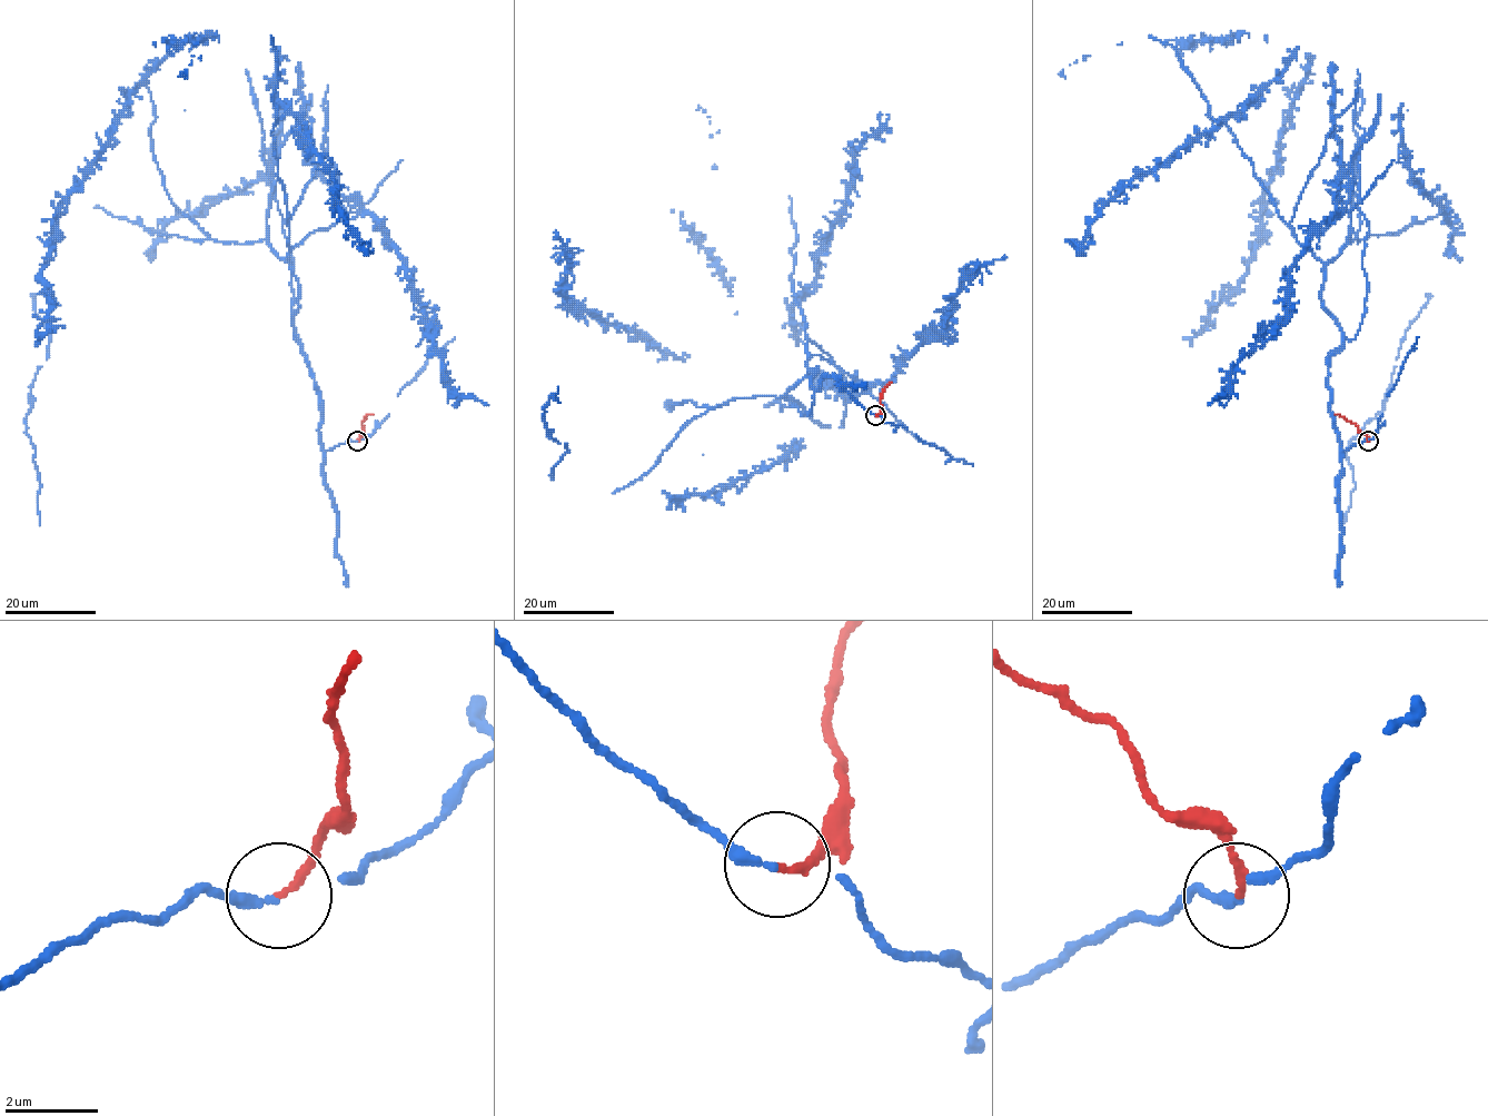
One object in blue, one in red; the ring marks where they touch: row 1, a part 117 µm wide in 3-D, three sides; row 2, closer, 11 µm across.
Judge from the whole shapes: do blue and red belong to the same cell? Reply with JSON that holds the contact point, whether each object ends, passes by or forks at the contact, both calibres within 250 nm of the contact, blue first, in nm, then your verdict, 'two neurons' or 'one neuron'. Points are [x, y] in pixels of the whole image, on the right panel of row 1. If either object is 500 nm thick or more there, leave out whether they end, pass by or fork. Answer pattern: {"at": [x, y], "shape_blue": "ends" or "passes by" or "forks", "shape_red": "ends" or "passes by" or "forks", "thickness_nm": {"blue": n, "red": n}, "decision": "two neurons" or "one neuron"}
{"at": [1368, 441], "shape_blue": "passes by", "shape_red": "ends", "thickness_nm": {"blue": 160, "red": 160}, "decision": "two neurons"}

